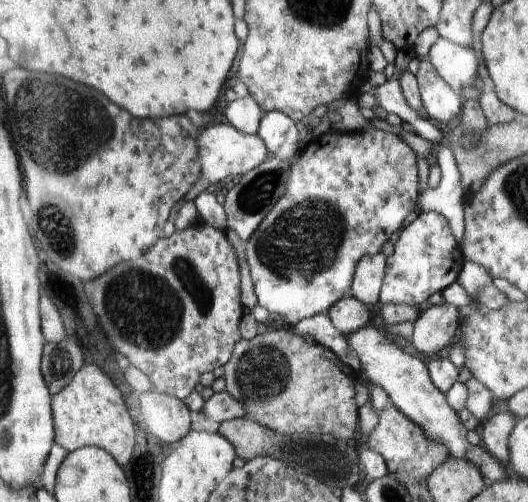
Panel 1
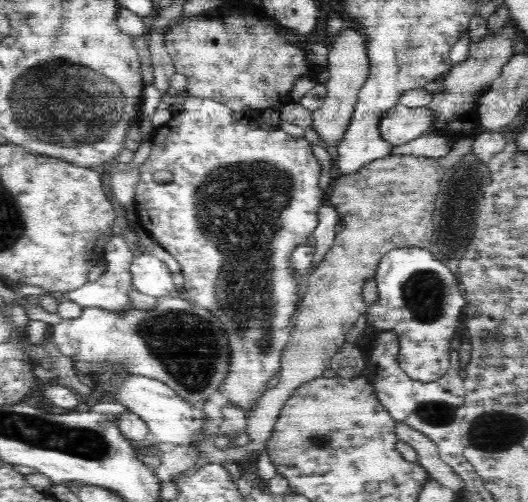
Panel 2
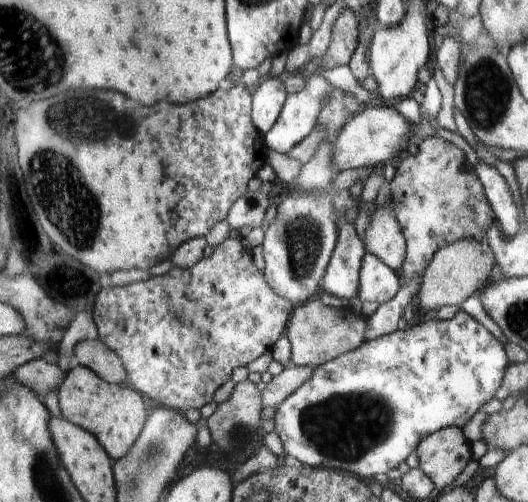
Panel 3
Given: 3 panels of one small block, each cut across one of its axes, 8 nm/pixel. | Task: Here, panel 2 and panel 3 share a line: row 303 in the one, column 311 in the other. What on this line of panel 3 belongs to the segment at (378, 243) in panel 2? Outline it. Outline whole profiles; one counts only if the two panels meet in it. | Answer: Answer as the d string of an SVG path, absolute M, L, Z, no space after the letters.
M318 298L294 307L286 335L292 344L292 365L318 367L346 352L356 350L364 340L367 318L347 308L324 306Z

